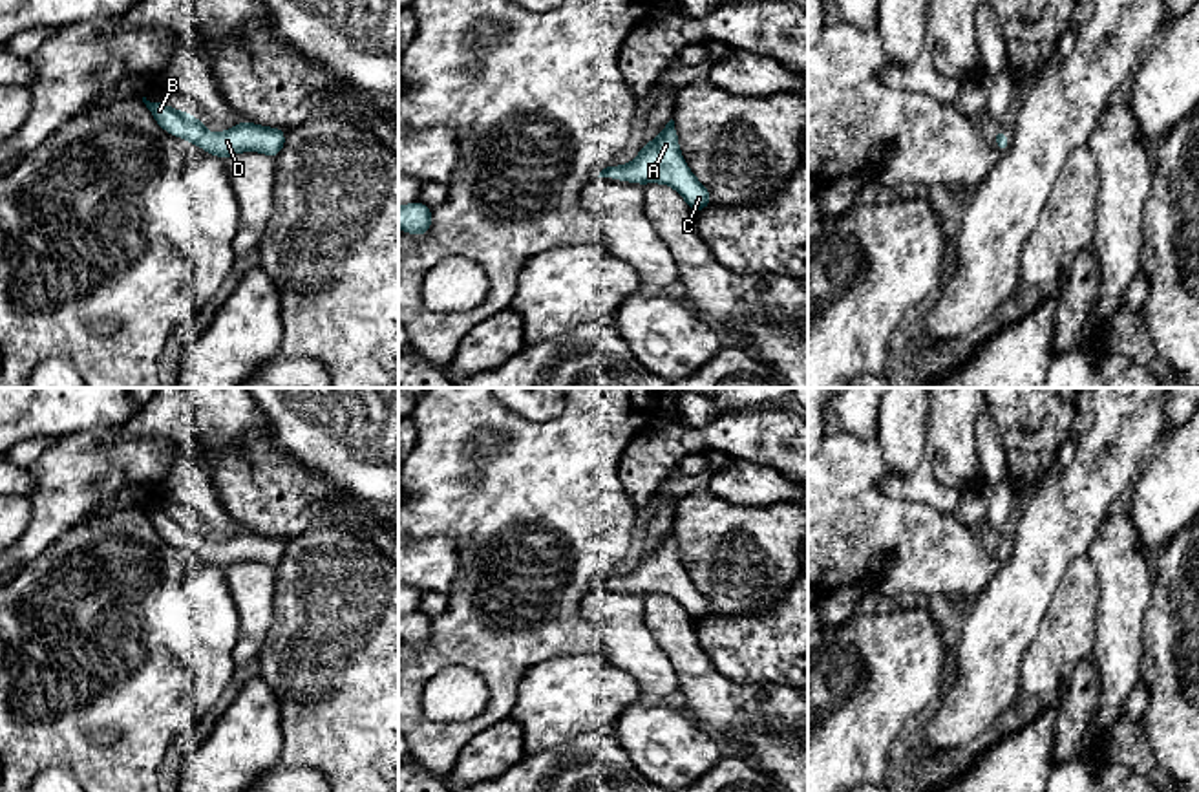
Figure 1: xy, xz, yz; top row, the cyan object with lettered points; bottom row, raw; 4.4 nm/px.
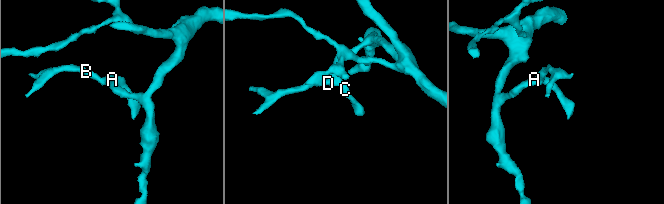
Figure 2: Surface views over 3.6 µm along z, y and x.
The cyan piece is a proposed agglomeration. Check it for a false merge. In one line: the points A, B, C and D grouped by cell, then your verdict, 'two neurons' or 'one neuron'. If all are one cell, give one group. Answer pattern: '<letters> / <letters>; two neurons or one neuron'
A B C D; one neuron

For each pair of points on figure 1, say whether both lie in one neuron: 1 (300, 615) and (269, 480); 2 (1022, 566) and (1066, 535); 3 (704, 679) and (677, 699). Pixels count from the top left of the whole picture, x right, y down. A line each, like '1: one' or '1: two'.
1: two
2: one
3: two

